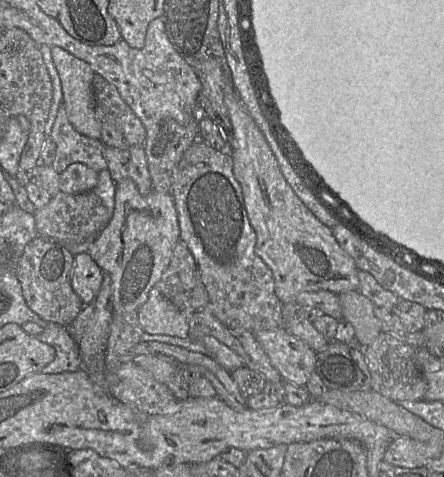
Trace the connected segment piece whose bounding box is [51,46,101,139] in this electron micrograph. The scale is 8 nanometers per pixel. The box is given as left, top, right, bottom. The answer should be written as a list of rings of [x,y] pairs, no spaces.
[[[51,47],[51,55],[61,80],[62,104],[65,107],[69,122],[80,134],[94,139],[101,139],[101,126],[95,112],[95,95],[93,90],[95,72],[87,62],[77,58],[61,47]]]

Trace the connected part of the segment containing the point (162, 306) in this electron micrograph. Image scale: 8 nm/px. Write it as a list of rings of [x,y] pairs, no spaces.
[[[153,287],[147,301],[137,310],[143,331],[152,335],[189,337],[189,325],[183,313]]]

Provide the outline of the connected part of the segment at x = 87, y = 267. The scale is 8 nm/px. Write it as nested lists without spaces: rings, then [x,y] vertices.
[[[88,252],[77,254],[74,259],[71,286],[85,305],[97,296],[104,272]]]

